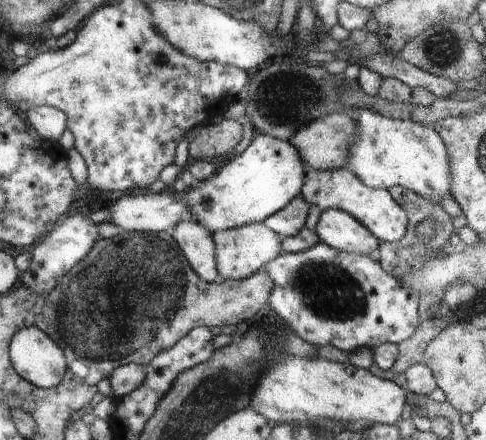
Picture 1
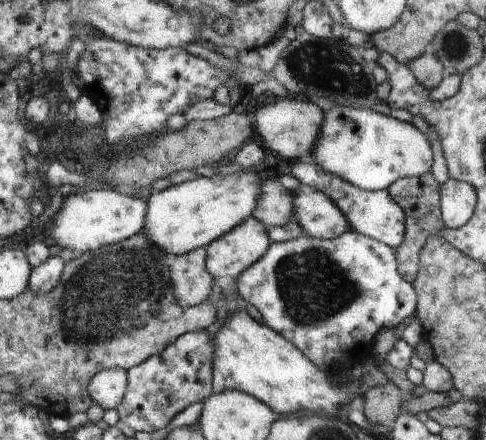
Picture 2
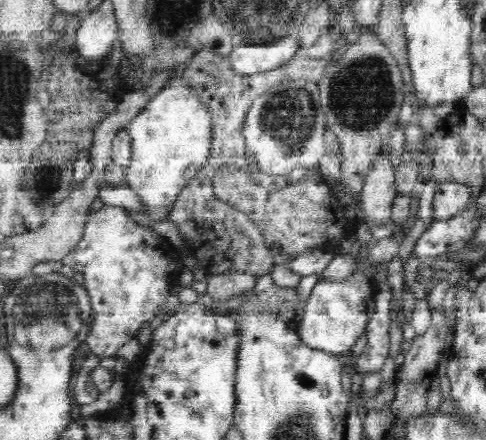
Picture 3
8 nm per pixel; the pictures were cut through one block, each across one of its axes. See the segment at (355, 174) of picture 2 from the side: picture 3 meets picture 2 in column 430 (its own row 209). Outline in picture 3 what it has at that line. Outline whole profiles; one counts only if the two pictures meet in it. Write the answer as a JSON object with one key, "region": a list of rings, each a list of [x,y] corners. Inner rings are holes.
{"region":[[[180,74],[174,76],[128,124],[132,152],[124,184],[138,194],[144,204],[144,214],[156,220],[168,218],[168,210],[210,156],[212,130],[212,112],[202,104],[194,90],[180,80]]]}

